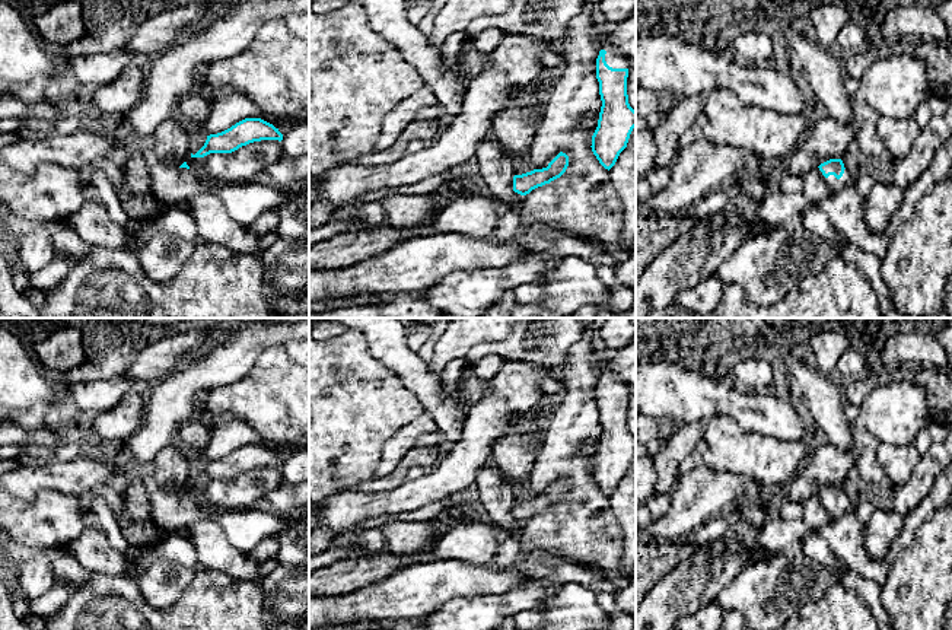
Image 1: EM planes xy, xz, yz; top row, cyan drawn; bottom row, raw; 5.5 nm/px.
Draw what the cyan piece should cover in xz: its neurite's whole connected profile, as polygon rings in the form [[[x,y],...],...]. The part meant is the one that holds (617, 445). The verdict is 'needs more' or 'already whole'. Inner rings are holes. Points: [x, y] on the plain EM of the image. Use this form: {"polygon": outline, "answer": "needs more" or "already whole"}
{"polygon": [[[605,373],[596,385],[596,405],[602,427],[592,478],[605,496],[611,496],[627,474],[636,454],[636,438],[628,430],[627,404],[631,385]]], "answer": "needs more"}

